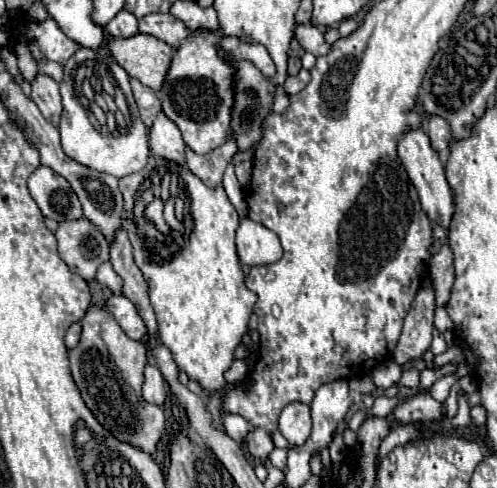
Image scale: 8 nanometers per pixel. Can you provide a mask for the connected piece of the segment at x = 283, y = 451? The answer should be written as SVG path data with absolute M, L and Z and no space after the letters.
M275 448L275 450L269 454L271 464L273 464L275 468L283 470L283 472L285 472L285 468L287 468L287 452L289 452L289 448Z

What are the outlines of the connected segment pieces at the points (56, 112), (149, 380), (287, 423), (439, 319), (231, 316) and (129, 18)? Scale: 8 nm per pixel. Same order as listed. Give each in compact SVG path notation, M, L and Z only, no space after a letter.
M37 72L37 76L31 80L31 98L39 106L45 120L57 126L57 122L61 120L59 84L51 76Z
M157 366L145 368L143 398L151 404L157 404L157 406L163 406L163 402L167 400L167 386L165 386L165 380L163 380L161 372L157 370Z
M293 402L283 408L279 416L279 430L289 440L291 446L301 446L311 434L309 406L303 402Z
M443 306L435 308L435 326L437 326L439 332L445 332L445 330L453 328L453 322L451 322L451 318L449 318L449 314Z
M151 156L141 172L119 178L119 190L123 194L127 212L125 228L133 244L135 264L149 284L149 298L157 314L161 342L171 350L179 370L185 372L189 380L199 382L203 390L223 392L227 388L223 374L233 364L233 352L247 332L249 316L253 312L253 304L257 302L257 296L245 286L245 276L235 250L235 230L239 226L239 216L221 186L209 188L195 174L191 174L187 166L171 164L169 170L177 172L185 182L191 202L193 232L185 246L169 260L149 260L143 238L137 236L137 228L133 224L133 204L139 186L145 178L149 178L155 166L159 166L159 160Z
M121 10L105 24L105 32L115 38L129 38L137 34L137 18L133 18L133 14L129 14L127 10Z

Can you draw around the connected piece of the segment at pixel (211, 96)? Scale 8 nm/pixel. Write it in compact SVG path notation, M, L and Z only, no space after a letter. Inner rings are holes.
M207 28L193 30L171 58L163 88L159 92L161 108L165 116L181 130L185 144L197 154L207 154L217 146L223 146L231 136L231 110L235 104L233 62L241 60L255 64L265 78L275 76L275 64L263 44L245 42L237 36L221 36ZM219 48L225 50L225 54L219 54Z

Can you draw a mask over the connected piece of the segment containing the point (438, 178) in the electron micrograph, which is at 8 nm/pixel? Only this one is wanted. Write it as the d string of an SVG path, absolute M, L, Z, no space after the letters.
M415 130L415 132L407 132L403 136L403 140L397 146L399 150L399 158L413 182L413 186L419 192L419 200L421 200L421 208L425 210L425 214L439 226L449 228L449 222L455 214L455 194L445 178L445 166L441 164L437 152L431 148L429 144L429 136L423 130Z

